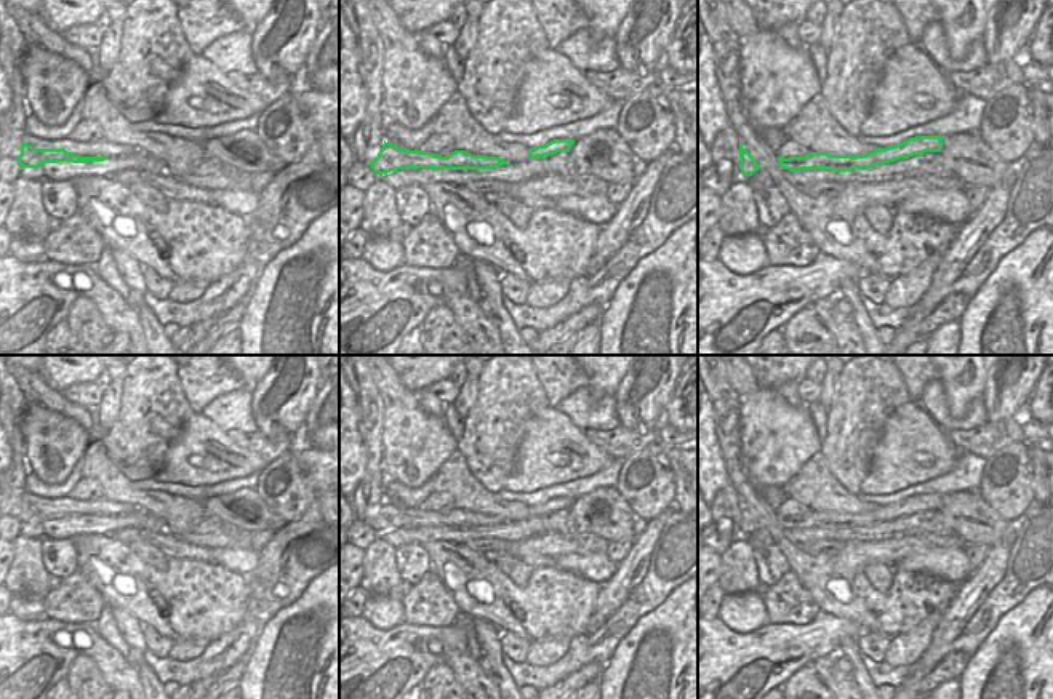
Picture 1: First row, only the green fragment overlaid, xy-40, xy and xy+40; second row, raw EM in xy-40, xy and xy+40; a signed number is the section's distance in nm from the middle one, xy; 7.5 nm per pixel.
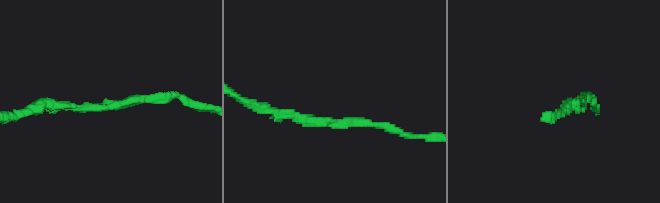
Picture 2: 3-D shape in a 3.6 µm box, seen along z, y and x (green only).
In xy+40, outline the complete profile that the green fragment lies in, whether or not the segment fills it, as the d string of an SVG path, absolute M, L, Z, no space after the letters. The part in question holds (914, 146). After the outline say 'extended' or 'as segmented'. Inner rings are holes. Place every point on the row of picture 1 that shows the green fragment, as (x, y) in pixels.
M915 136L901 144L879 147L866 155L831 155L827 152L810 152L805 157L778 157L781 168L792 171L802 170L829 170L829 171L851 171L885 165L899 158L922 155L925 152L941 152L943 139L947 136Z; as segmented

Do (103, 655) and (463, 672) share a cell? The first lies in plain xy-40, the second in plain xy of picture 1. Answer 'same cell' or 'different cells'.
same cell

